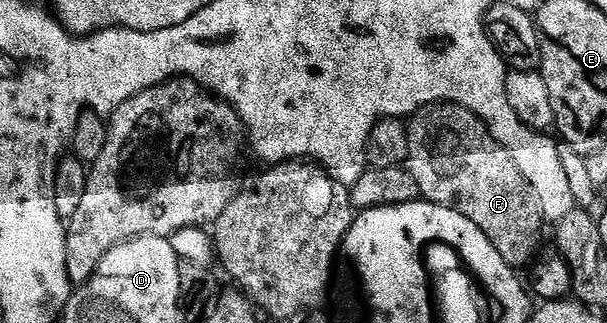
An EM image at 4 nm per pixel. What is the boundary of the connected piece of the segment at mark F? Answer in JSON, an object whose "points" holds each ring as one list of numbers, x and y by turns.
{"points":[[443,101,426,105,413,114,409,118,406,134,408,151,404,168,416,179,421,200,430,201,433,205,443,205,452,211,460,211,464,219,472,219,472,223,476,223,476,227,480,227,480,231,488,235,492,247,500,251,500,259,504,259,504,263,515,267,526,264,529,266,535,260,539,252,538,244,542,241,542,225,544,226,542,208,528,179,520,175,520,167,516,167,516,159,508,155,502,142,492,136,486,124,462,105]]}

